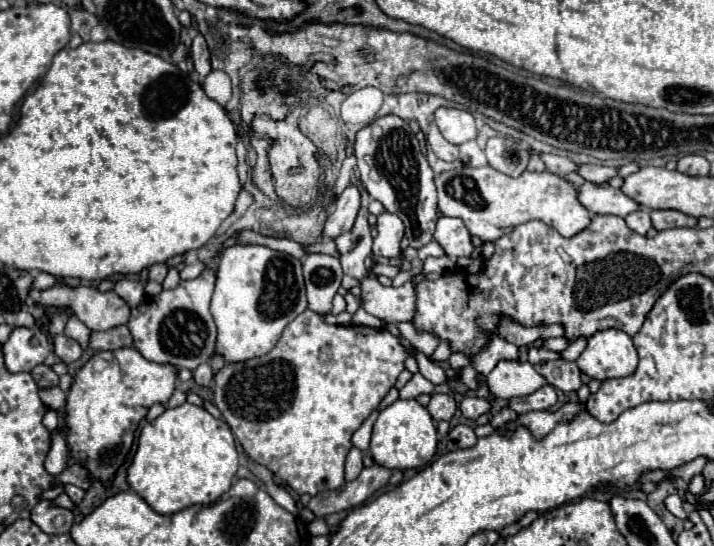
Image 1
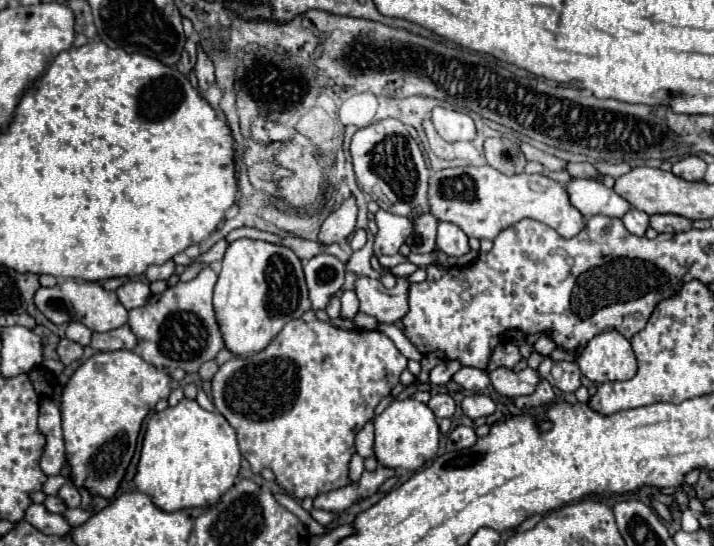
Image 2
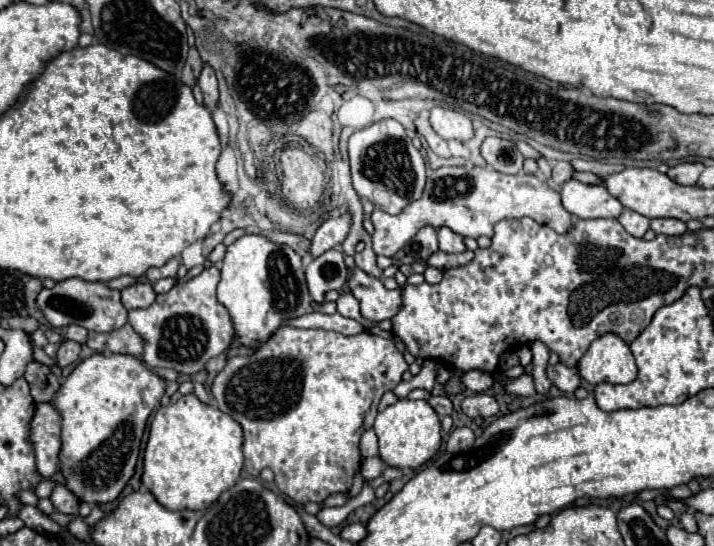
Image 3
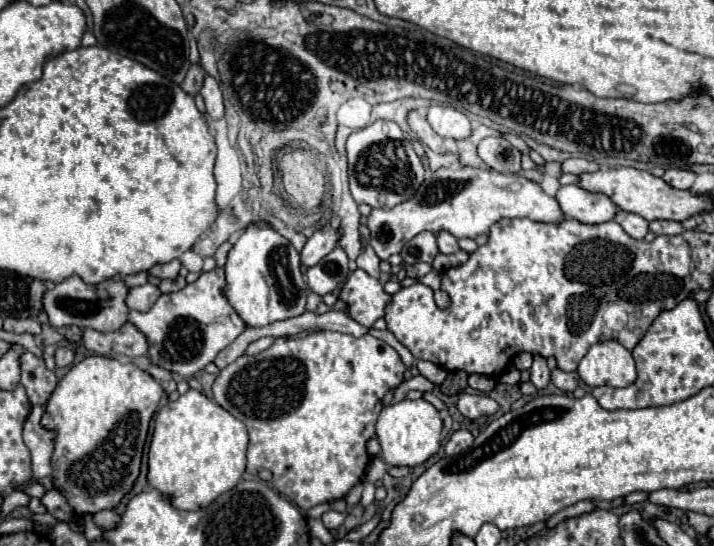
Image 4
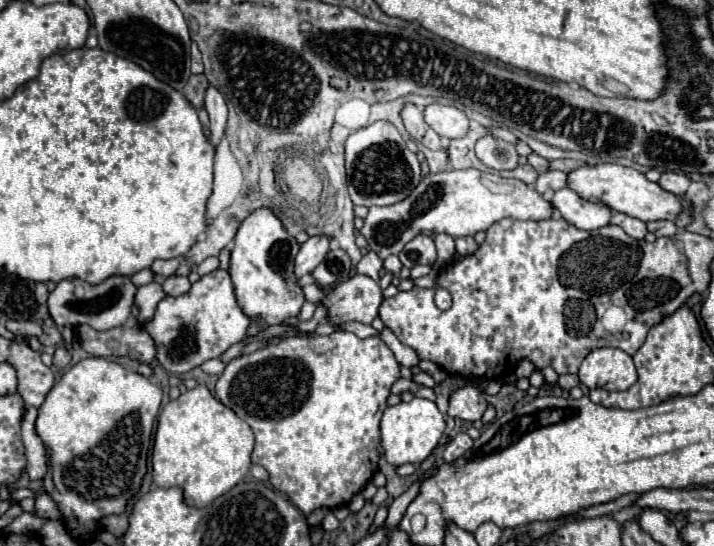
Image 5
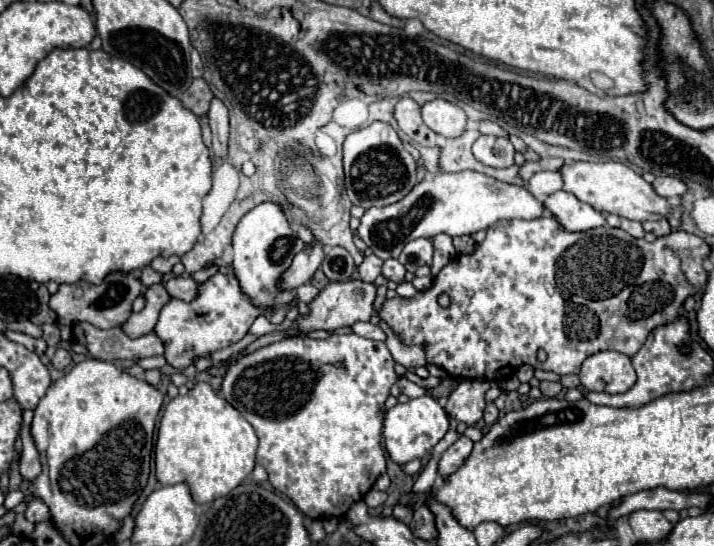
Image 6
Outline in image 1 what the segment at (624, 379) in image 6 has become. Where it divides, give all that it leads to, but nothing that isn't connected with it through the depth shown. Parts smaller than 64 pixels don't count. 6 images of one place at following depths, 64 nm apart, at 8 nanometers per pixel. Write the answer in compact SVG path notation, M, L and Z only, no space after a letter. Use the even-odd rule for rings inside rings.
M608 328L590 336L588 346L576 364L584 374L596 380L622 378L636 370L638 352L624 330Z

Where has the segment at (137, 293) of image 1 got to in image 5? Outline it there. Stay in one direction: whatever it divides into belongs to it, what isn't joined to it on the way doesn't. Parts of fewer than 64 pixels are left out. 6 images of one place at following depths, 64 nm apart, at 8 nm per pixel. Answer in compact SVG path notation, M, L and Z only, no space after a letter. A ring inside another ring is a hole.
M156 282L146 284L146 286L140 286L140 288L136 290L136 296L134 296L134 304L136 304L138 310L140 310L138 318L140 318L140 320L150 320L152 314L154 314L154 310L156 310L156 306L158 306L158 302L160 302L164 296L166 296L166 294L164 294L162 286L156 284Z

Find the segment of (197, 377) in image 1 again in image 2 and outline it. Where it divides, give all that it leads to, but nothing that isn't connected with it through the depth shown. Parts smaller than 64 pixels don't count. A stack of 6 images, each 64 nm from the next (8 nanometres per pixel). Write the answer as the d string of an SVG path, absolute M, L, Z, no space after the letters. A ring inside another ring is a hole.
M210 360L210 362L204 362L204 364L200 366L200 370L198 370L198 376L200 376L200 380L202 380L202 382L210 382L210 380L214 378L216 370L218 370L216 362L214 362L214 360Z

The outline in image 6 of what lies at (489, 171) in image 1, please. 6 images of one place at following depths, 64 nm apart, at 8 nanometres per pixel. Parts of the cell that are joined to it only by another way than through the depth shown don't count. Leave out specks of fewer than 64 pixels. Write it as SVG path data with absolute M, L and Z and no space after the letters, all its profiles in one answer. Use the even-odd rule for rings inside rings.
M474 170L434 174L432 180L418 182L412 192L396 204L384 208L368 208L362 216L358 236L382 260L398 258L404 244L416 238L432 238L436 234L464 236L486 230L504 218L534 220L544 214L544 204L538 202L524 186L508 184Z

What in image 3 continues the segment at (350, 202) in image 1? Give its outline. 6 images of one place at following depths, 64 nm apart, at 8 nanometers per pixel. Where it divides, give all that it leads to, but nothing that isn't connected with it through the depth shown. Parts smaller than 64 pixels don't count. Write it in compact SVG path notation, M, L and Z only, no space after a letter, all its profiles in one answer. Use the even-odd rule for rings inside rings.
M344 212L336 218L328 218L314 234L312 238L312 248L310 248L310 256L316 258L320 254L324 254L326 250L336 248L338 244L344 242L344 238L348 236L348 228L352 224L352 216L350 212Z

